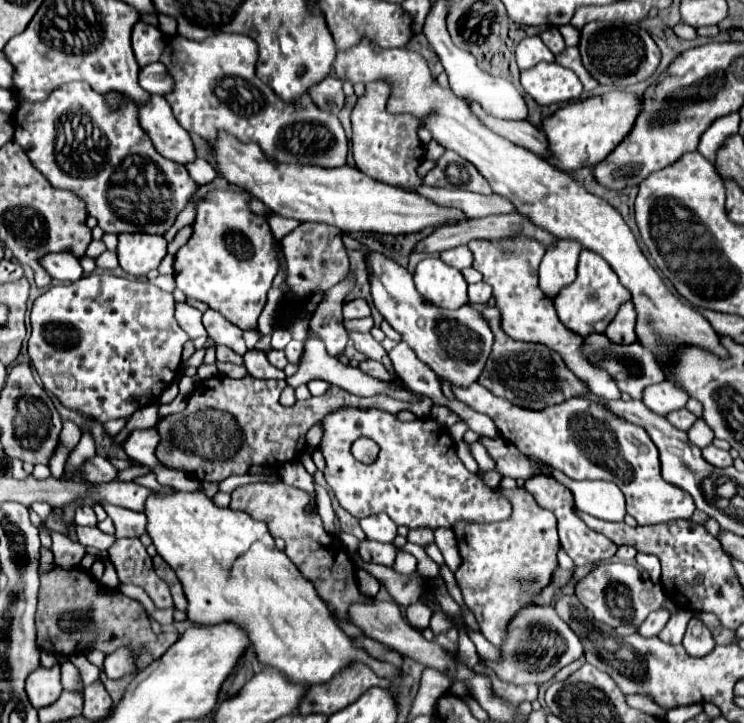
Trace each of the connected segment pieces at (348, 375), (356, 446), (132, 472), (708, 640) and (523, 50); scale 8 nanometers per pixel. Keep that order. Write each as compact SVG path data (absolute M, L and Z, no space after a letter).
M307 339L307 351L305 351L301 363L299 363L299 371L297 371L295 375L287 377L285 383L287 383L289 387L297 389L299 385L309 383L311 379L323 379L323 381L327 381L327 383L335 383L335 385L339 385L339 387L343 387L343 389L355 393L355 395L363 395L363 397L369 397L369 395L375 395L375 393L387 393L387 395L393 395L393 397L403 399L403 401L409 401L409 399L415 397L413 393L409 393L409 391L405 391L405 389L399 389L399 387L395 387L395 385L391 385L391 383L385 383L385 381L375 379L375 377L371 377L371 375L365 375L361 369L357 369L357 367L353 367L353 365L343 365L341 361L331 359L331 355L327 355L327 351L323 351L323 345L319 343L319 339Z
M360 437L353 443L351 452L357 460L373 463L377 459L379 446L372 439Z
M109 459L109 461L115 466L119 475L116 478L118 482L129 482L135 478L147 475L152 472L151 468L145 465L132 466L129 465L129 461L119 461L119 459Z
M693 617L689 621L687 633L683 637L683 647L685 647L685 651L691 657L703 657L703 655L711 653L713 647L715 647L715 641L713 641L711 631L697 617Z
M537 35L527 37L517 45L515 57L517 57L519 69L531 69L541 61L547 61L547 63L555 61L555 55L545 47L545 43Z

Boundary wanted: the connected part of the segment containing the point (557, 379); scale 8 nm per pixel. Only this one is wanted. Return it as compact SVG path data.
M487 307L483 311L483 317L489 321L489 327L495 335L495 343L485 369L477 379L479 385L487 387L493 395L503 397L517 407L525 407L533 411L541 411L551 405L559 405L571 397L583 397L589 393L589 387L565 365L565 361L557 351L551 351L537 343L531 345L531 343L513 341L507 335L503 335L497 307Z

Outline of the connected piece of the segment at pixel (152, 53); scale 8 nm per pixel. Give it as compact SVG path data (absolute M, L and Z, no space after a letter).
M145 21L135 23L135 27L133 27L133 53L135 53L135 59L141 67L159 61L163 47L165 47L165 37L157 27L153 27Z

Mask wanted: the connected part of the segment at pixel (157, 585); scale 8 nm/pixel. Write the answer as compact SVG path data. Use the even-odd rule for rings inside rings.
M117 539L109 551L109 559L117 569L121 583L143 587L159 609L173 605L167 583L163 583L153 571L151 557L147 555L139 539Z

